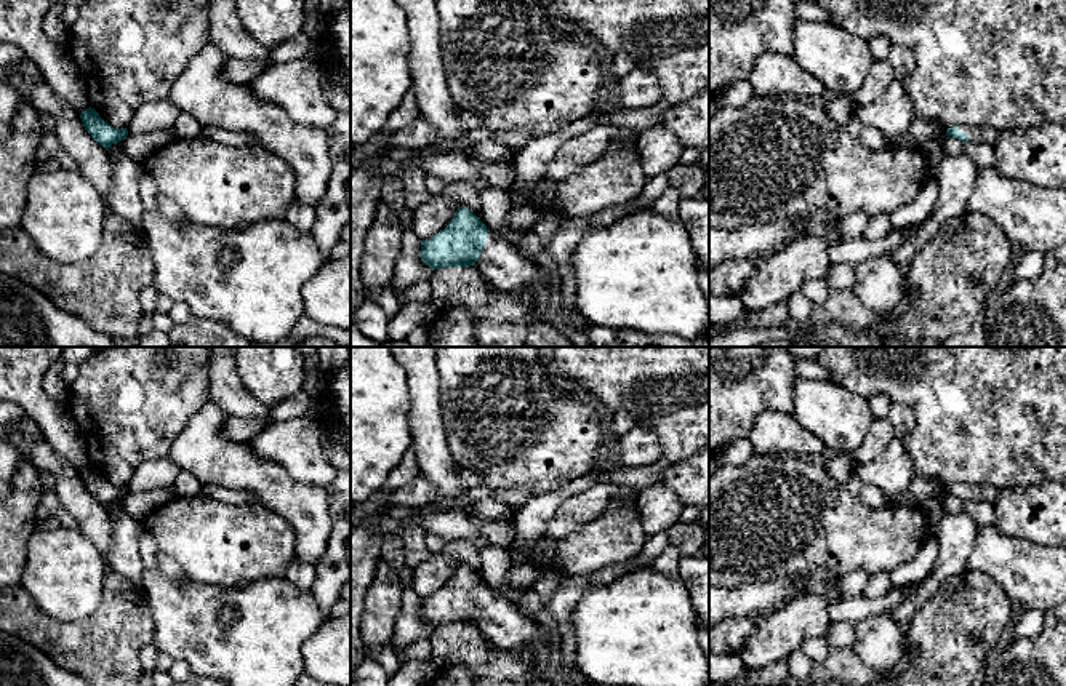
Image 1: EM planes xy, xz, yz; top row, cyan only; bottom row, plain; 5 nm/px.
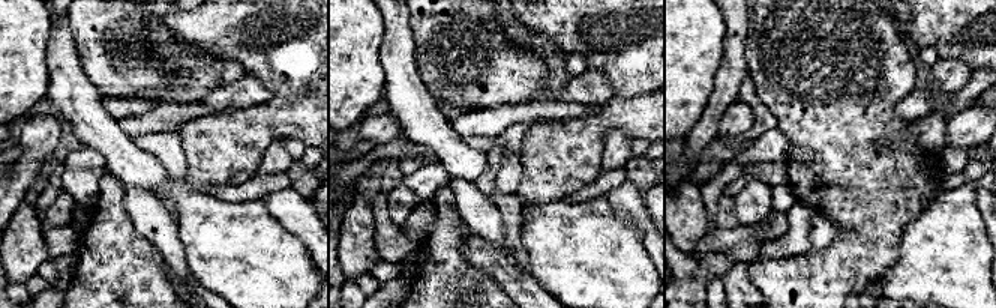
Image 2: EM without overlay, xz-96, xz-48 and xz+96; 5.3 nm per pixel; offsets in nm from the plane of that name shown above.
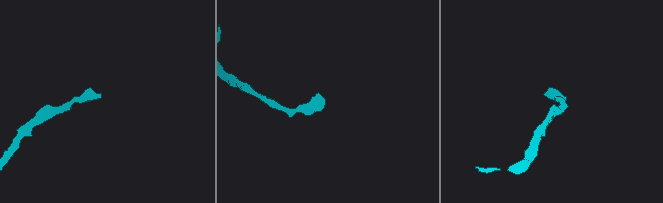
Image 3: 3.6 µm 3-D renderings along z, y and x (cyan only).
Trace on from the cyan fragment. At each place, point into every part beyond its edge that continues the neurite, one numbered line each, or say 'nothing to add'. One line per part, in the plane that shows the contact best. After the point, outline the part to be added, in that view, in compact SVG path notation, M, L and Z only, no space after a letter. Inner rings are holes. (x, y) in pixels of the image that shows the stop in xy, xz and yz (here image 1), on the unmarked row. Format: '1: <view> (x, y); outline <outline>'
1: xz (500, 621); outline M488 590L477 628L495 646L501 649L519 649L533 644L535 662L539 675L544 675L554 686L591 686L592 683L573 665L562 664L557 670L551 665L551 648L539 635L535 619L519 612L515 604L493 590Z

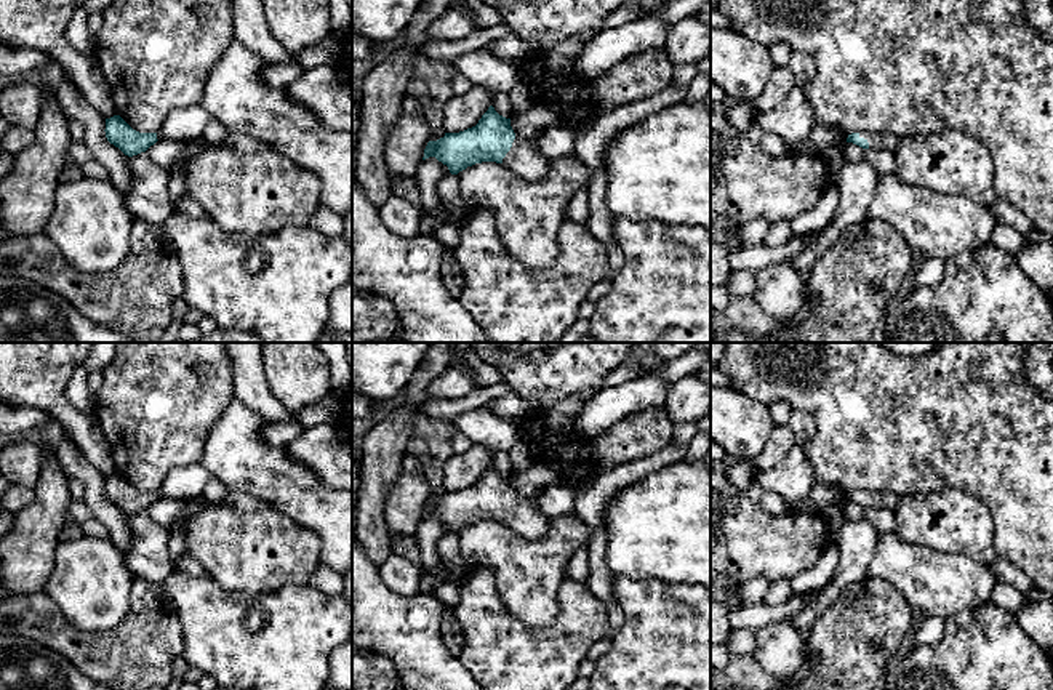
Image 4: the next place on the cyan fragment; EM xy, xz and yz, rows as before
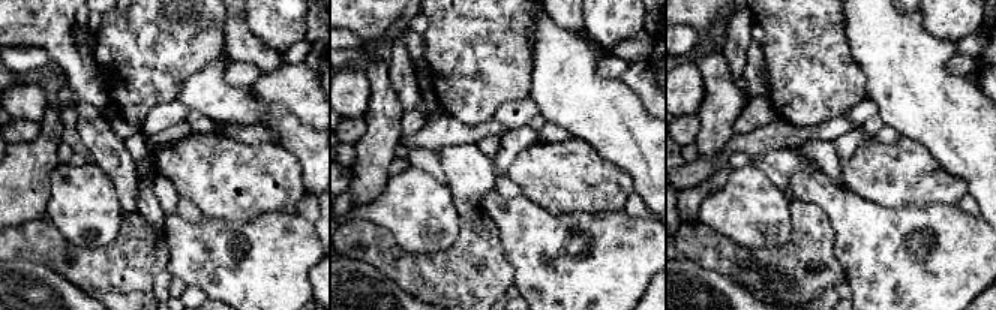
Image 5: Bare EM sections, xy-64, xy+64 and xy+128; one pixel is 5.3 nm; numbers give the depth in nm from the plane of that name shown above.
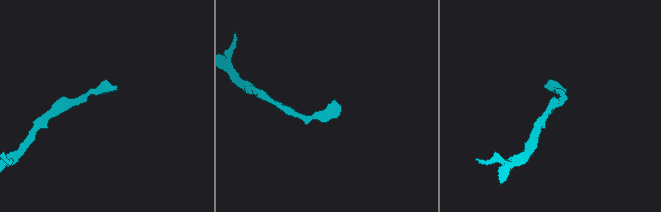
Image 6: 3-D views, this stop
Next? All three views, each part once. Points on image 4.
1: xz (524, 517); outline M515 495L502 524L526 540L541 540L551 530L552 519L539 511L536 498L523 499Z

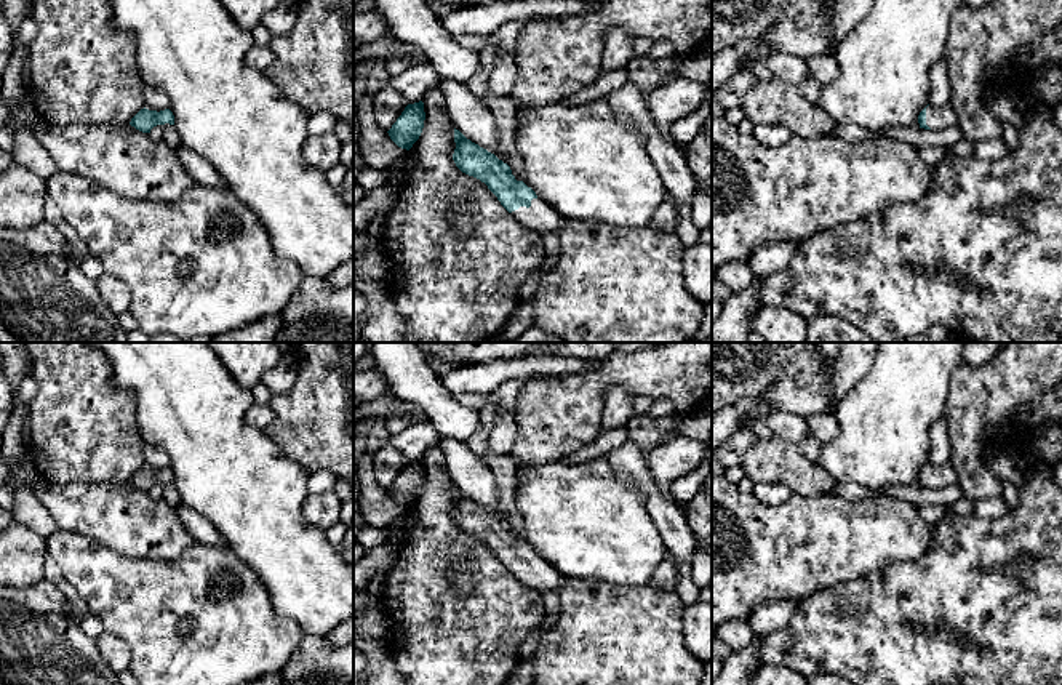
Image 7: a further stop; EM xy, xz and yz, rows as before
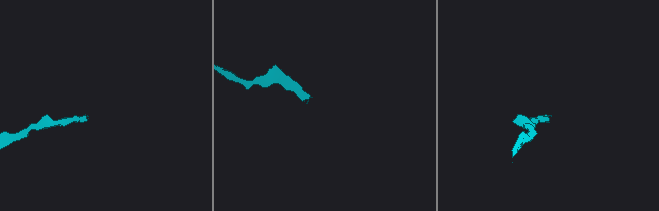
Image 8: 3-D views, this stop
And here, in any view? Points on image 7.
1: xz (541, 575); outline M539 555L531 559L529 567L520 565L518 568L512 570L512 573L521 583L545 592L558 592L565 581L565 576Z

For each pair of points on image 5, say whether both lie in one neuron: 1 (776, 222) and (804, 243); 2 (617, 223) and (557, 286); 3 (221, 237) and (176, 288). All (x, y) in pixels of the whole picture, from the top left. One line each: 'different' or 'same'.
1: different
2: same
3: different

